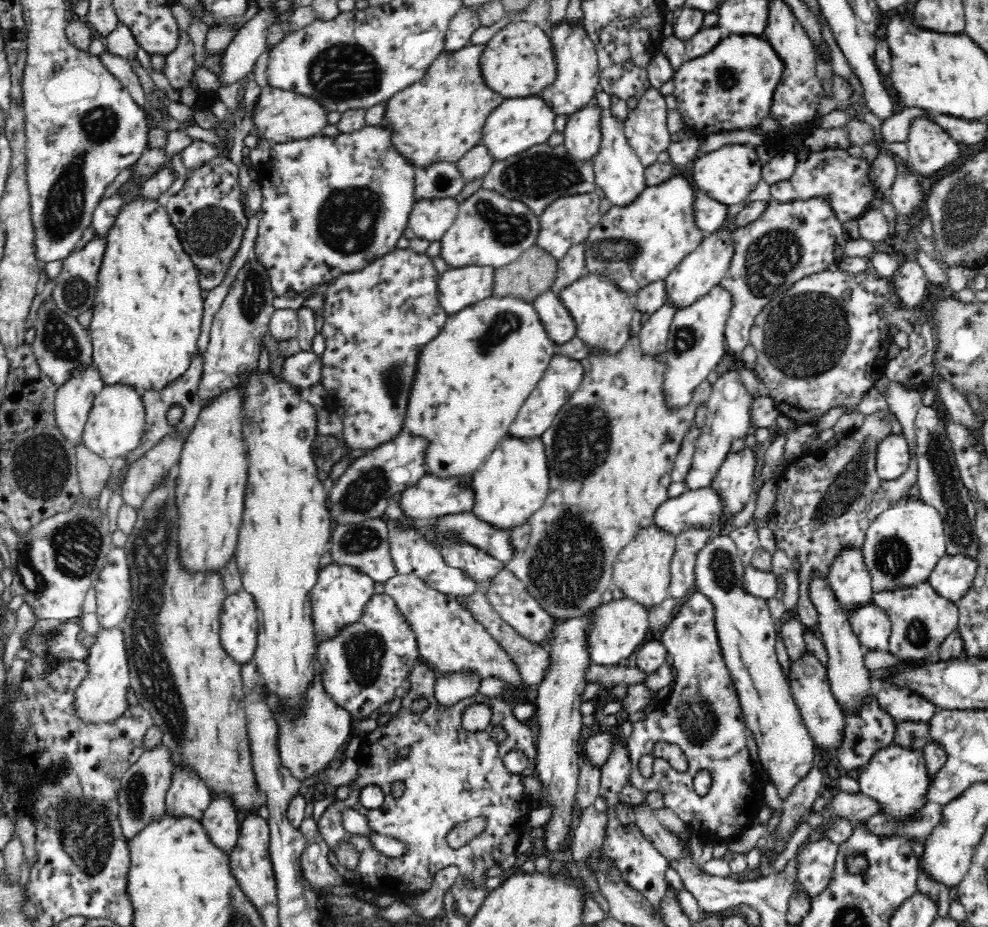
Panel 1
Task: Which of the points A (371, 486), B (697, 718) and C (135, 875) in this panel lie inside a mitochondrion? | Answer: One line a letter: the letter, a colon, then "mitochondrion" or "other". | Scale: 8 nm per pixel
A: mitochondrion
B: mitochondrion
C: other

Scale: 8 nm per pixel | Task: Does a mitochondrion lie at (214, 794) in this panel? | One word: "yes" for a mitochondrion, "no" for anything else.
no

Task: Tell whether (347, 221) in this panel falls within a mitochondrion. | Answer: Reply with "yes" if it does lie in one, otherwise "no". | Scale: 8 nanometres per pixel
yes

